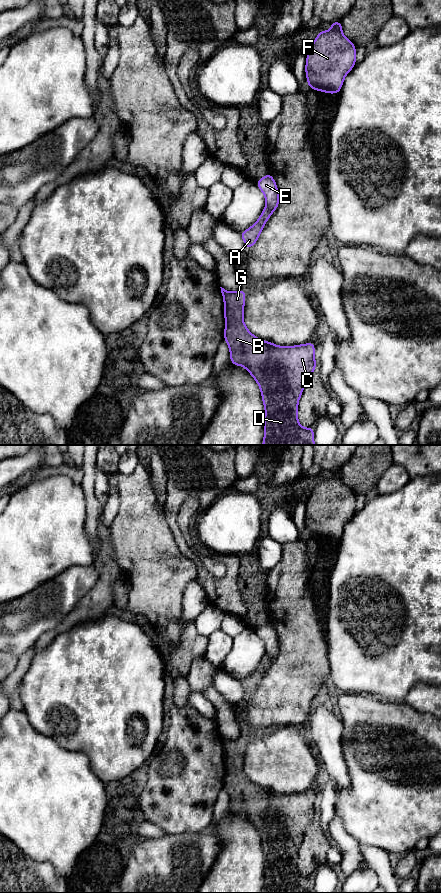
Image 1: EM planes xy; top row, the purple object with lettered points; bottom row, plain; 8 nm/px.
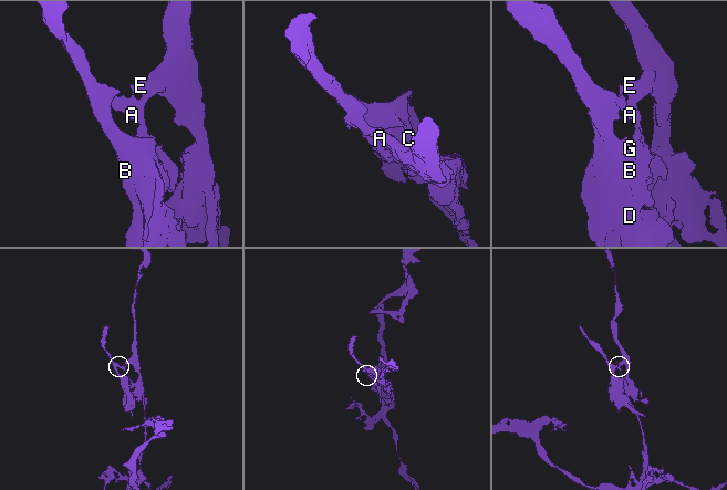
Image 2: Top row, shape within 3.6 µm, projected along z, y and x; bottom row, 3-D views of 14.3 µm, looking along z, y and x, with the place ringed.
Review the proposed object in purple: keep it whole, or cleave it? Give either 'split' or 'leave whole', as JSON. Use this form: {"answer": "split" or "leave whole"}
{"answer": "split"}

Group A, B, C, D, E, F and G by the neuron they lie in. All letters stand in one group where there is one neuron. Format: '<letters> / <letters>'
A B C D G / E F

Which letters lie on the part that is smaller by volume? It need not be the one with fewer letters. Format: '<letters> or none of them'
A, B, C, D, G

